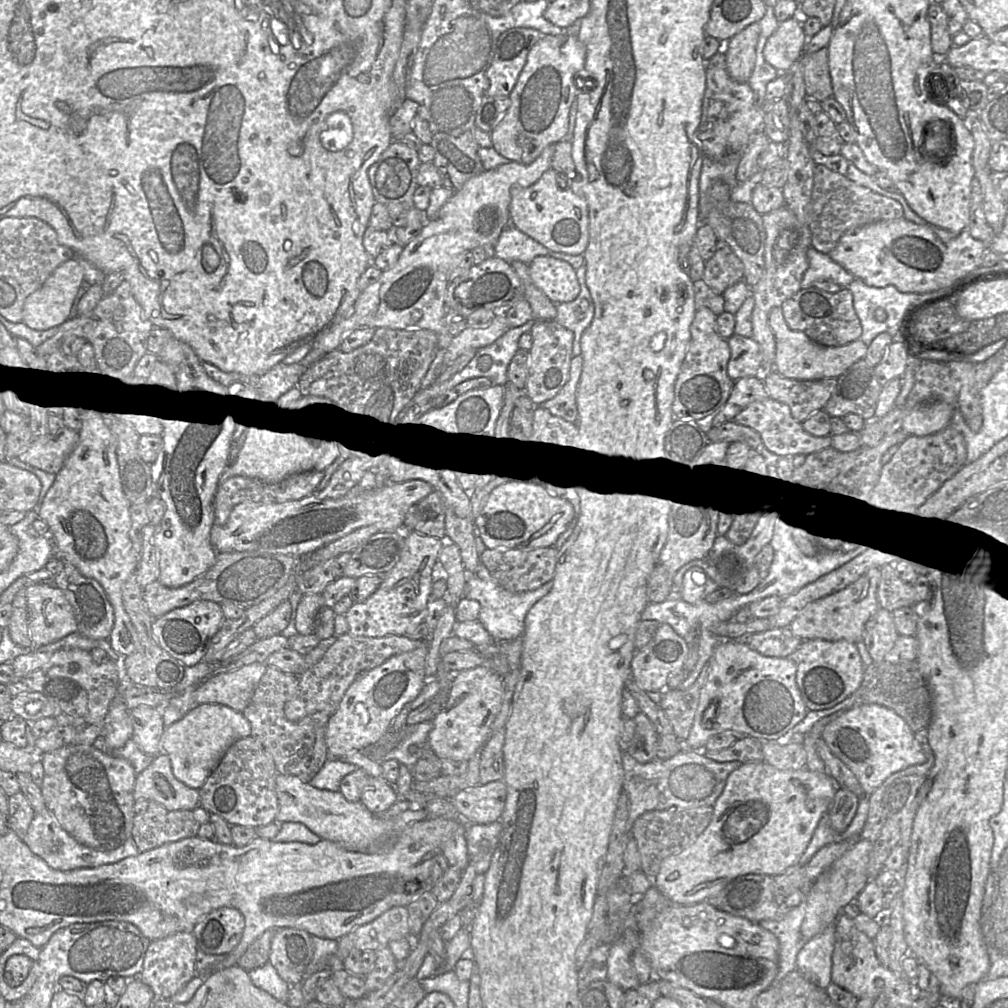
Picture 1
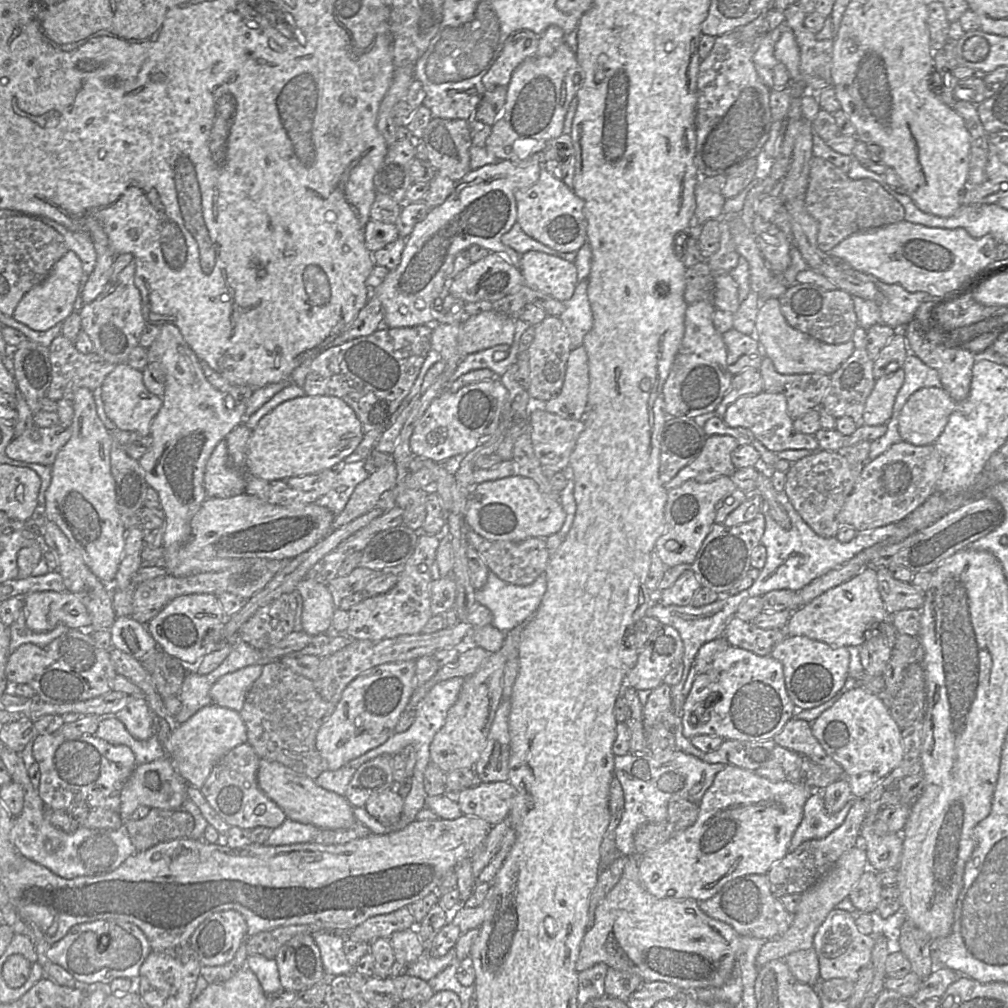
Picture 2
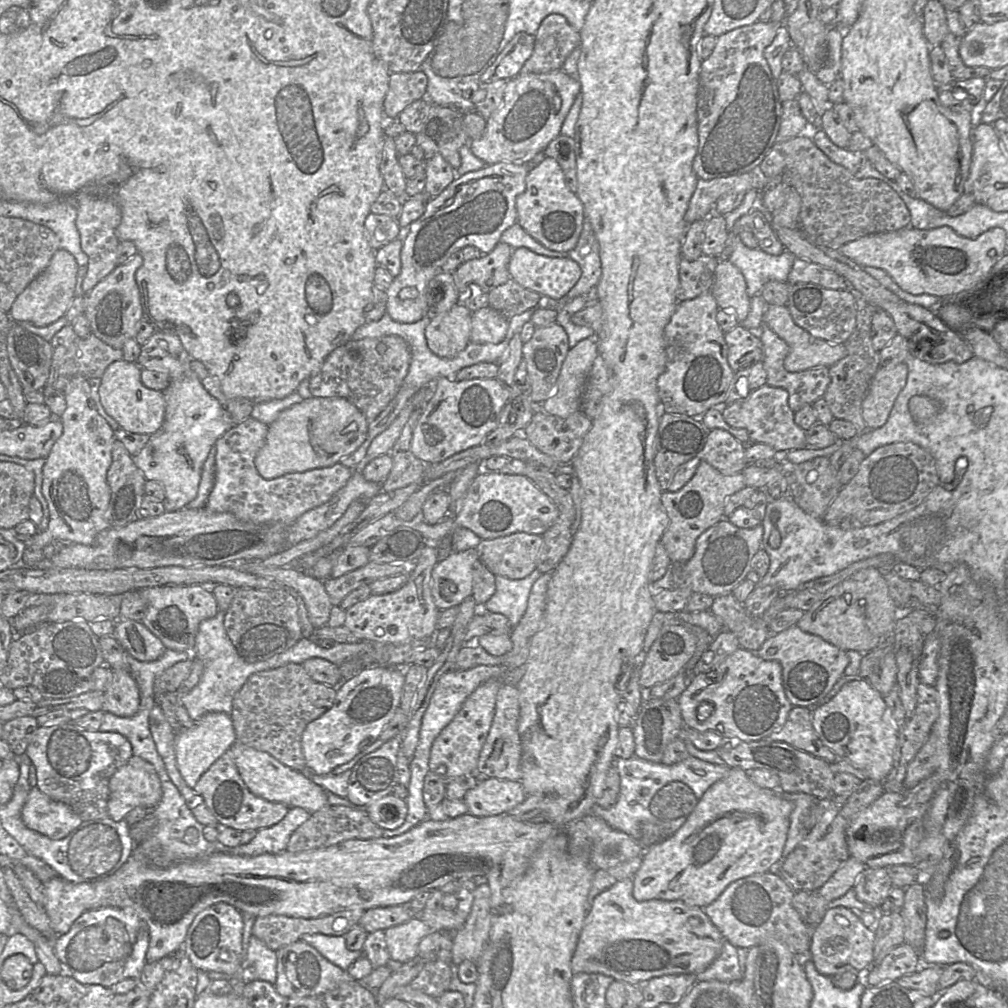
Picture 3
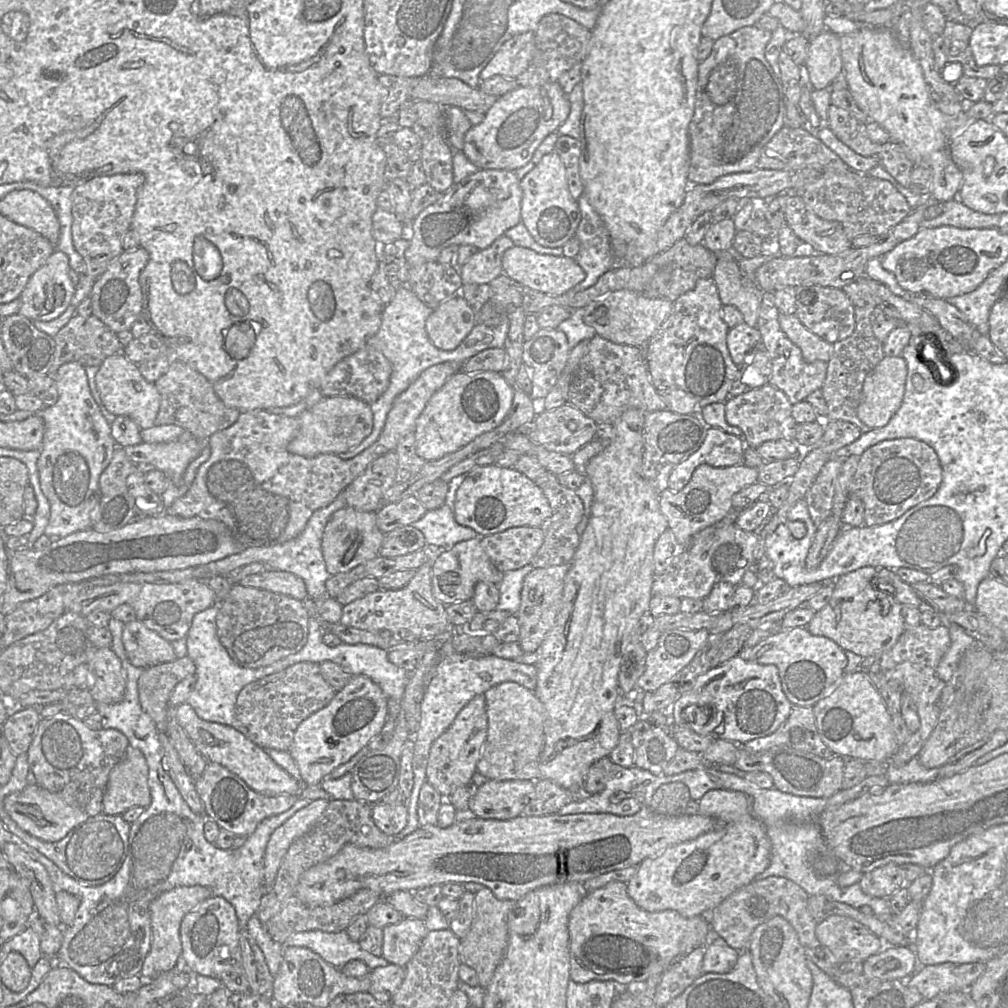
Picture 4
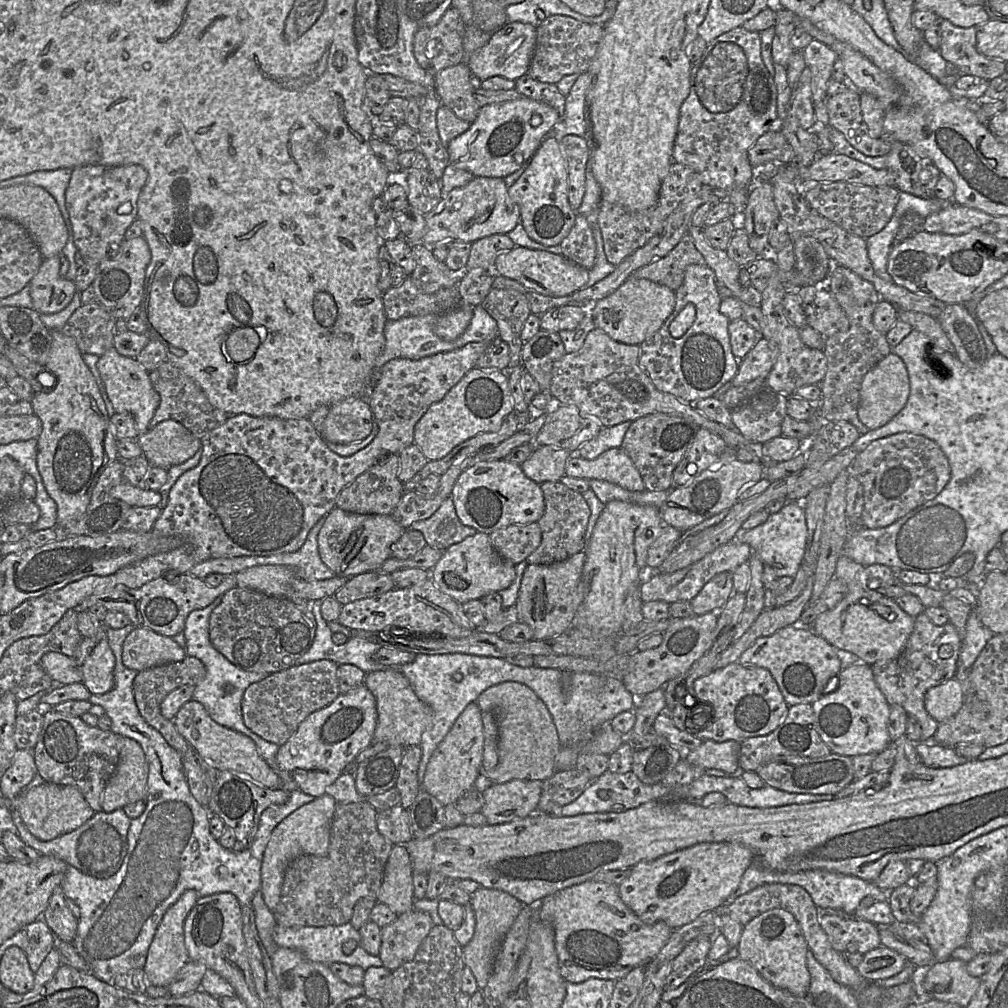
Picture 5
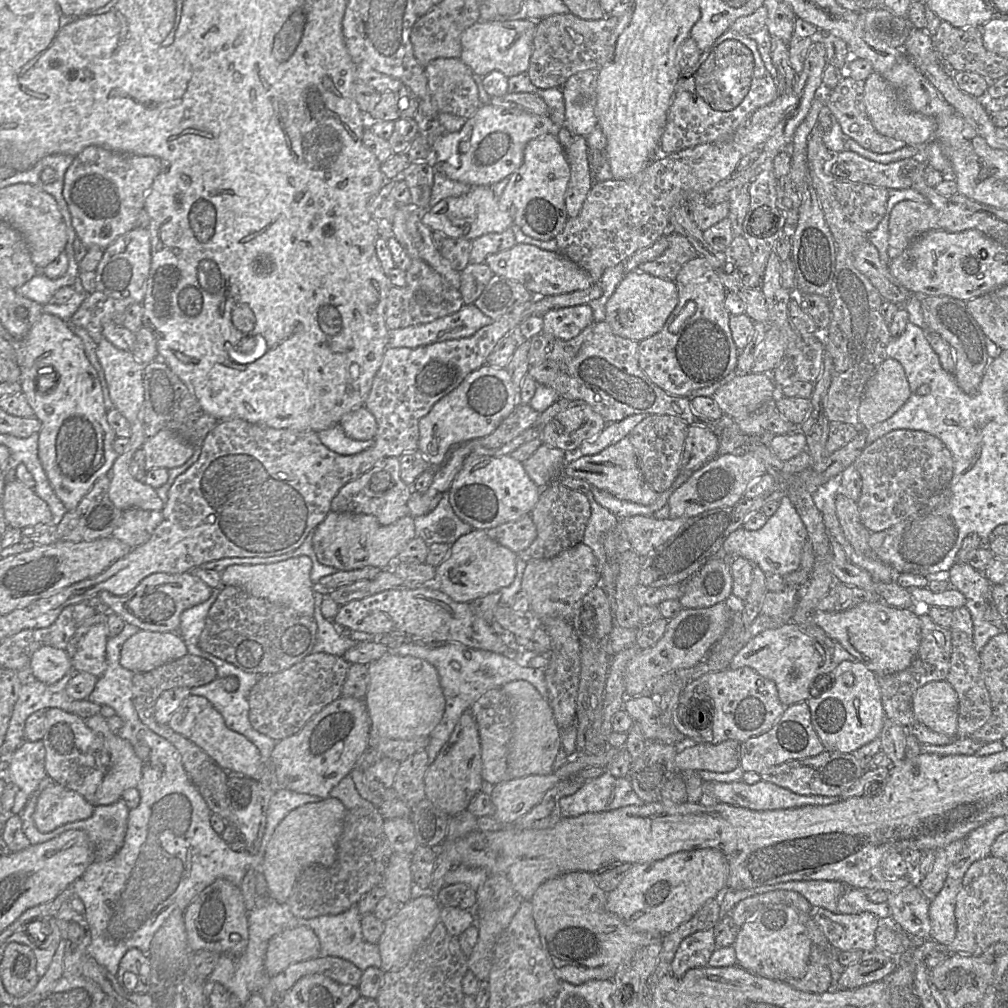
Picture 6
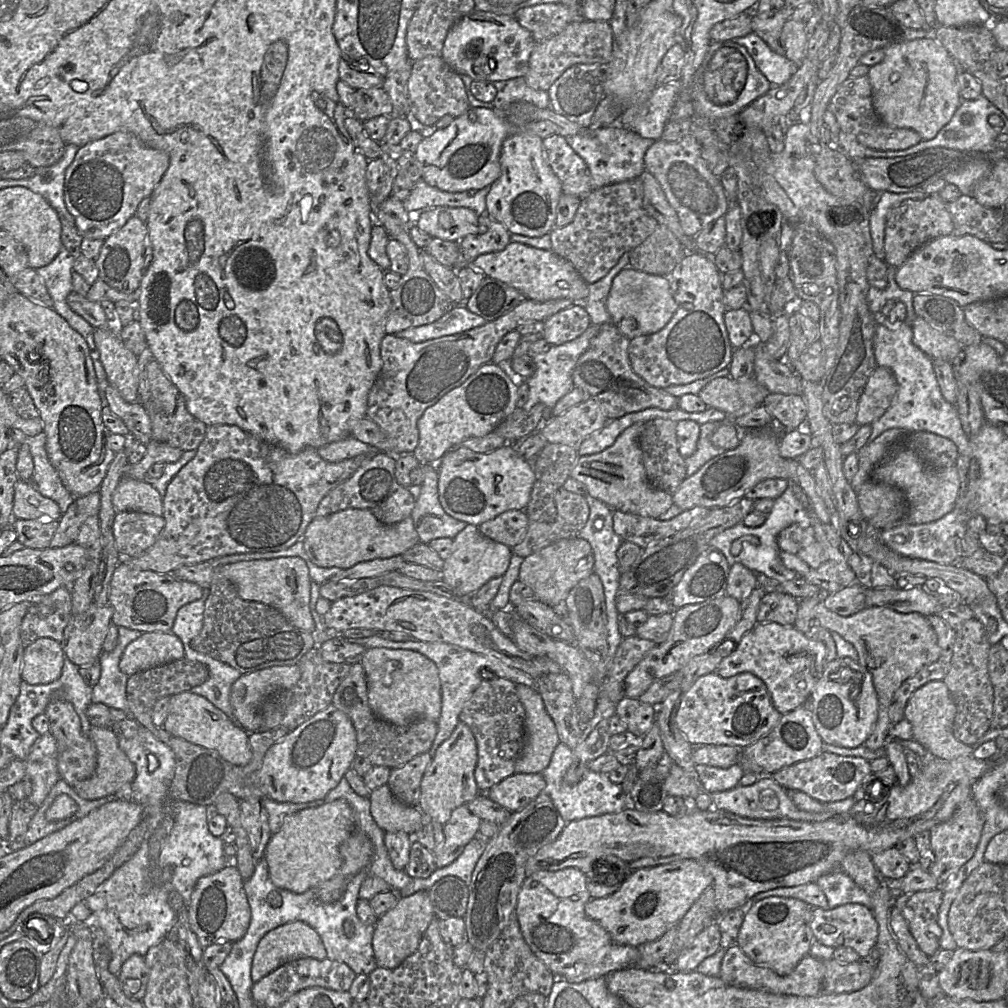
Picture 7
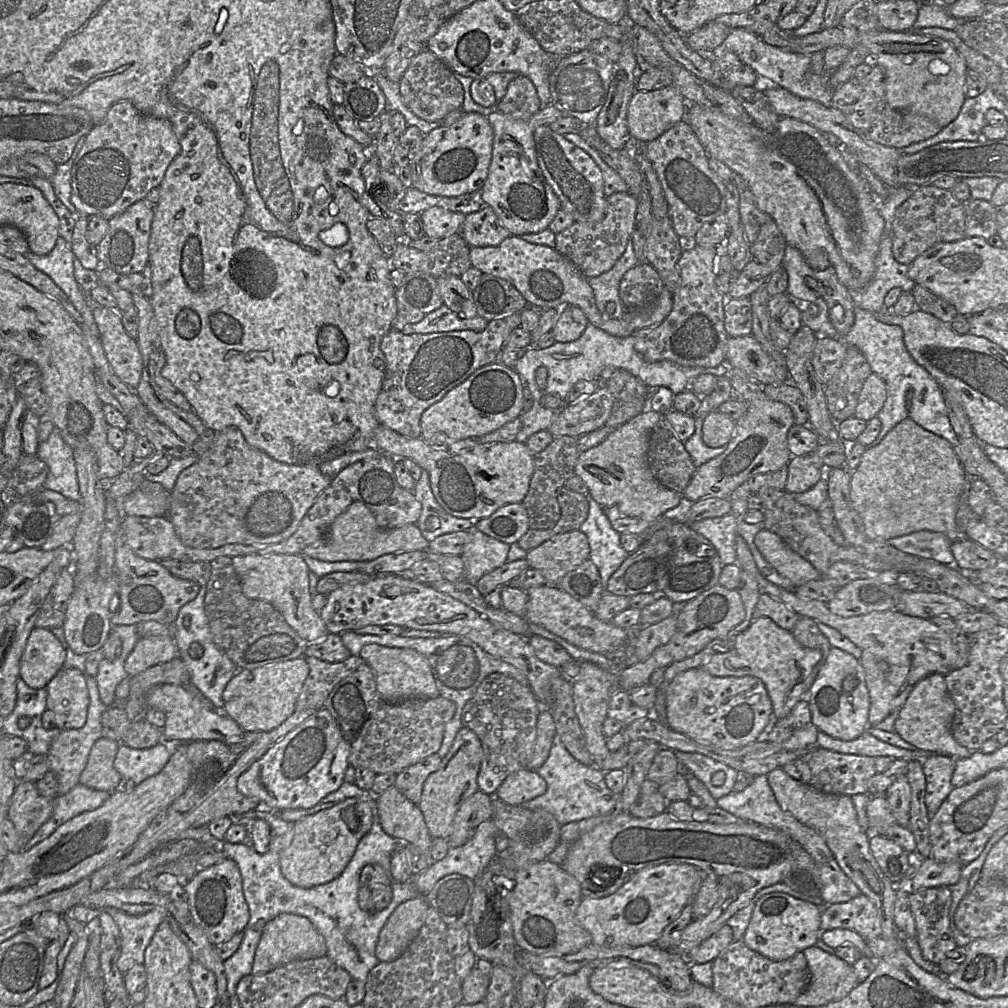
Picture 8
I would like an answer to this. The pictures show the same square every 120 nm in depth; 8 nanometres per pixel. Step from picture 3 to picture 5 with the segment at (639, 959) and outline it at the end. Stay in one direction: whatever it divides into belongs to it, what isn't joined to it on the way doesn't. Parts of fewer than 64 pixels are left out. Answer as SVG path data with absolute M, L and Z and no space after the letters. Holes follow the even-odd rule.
M587 880L548 895L534 906L538 917L551 923L554 928L559 970L565 981L581 983L590 978L620 980L635 967L647 966L669 940L672 928L662 921L644 923L623 902L618 887Z

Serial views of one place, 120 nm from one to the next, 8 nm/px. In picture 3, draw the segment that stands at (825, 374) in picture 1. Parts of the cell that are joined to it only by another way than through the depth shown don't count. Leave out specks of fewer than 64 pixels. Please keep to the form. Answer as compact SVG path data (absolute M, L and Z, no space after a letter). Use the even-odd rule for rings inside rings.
M768 305L763 324L787 343L789 352L784 360L784 368L788 372L817 366L830 367L847 354L844 344L831 344L799 327L786 306Z

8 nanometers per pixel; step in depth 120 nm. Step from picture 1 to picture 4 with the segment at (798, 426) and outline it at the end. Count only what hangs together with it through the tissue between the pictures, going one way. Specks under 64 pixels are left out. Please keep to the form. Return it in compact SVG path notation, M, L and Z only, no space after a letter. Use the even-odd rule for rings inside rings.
M768 383L735 397L728 397L725 402L725 417L728 424L742 430L745 446L756 449L766 441L796 442L796 422L792 417L792 406L783 391Z

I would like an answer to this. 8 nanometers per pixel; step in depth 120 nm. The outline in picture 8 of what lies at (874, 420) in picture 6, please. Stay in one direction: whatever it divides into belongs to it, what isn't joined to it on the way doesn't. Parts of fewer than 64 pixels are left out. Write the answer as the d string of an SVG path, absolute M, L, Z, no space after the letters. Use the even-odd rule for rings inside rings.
M872 372L866 378L861 388L854 417L865 421L876 417L883 407L886 396L886 384L884 380Z

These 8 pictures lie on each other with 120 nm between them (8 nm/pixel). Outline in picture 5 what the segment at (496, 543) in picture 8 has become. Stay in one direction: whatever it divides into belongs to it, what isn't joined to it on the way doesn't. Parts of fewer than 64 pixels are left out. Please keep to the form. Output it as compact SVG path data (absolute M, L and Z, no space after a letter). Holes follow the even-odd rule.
M477 532L444 550L430 577L440 591L463 604L509 587L516 576L515 566L493 548L488 534Z

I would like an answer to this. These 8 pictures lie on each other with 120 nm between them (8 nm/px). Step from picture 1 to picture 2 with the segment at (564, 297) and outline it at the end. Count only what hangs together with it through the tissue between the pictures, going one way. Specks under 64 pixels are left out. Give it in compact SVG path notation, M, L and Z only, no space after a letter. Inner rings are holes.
M544 252L522 254L519 270L528 287L561 302L572 297L578 283L574 263Z

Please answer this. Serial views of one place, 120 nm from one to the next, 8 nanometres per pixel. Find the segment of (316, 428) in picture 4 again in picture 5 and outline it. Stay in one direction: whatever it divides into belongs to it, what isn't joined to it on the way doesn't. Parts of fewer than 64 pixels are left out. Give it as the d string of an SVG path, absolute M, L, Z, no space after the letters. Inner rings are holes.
M351 397L329 406L321 436L330 443L356 443L366 438L372 427L373 413L367 399Z

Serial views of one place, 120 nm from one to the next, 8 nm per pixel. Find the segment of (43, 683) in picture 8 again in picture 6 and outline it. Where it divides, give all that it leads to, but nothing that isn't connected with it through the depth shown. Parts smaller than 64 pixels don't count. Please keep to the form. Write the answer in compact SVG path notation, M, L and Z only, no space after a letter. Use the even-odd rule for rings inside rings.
M43 646L32 655L31 670L37 681L52 685L73 668L66 650Z

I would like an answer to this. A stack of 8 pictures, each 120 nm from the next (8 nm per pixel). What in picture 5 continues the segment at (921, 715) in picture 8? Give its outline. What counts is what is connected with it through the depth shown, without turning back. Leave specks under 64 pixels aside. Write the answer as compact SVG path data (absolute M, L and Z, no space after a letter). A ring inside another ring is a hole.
M952 678L927 690L924 705L929 715L939 724L955 716L964 704L961 683Z

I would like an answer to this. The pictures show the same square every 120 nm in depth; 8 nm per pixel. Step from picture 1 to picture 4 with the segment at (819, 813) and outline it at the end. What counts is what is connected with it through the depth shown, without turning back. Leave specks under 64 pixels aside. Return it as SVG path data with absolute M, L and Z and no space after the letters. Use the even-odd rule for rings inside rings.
M724 789L709 790L699 800L698 813L721 822L719 828L670 846L659 856L644 859L637 867L637 872L626 883L628 895L641 909L648 912L672 909L687 918L705 916L733 892L753 881L770 864L770 839L762 822L753 816L751 800L745 793Z

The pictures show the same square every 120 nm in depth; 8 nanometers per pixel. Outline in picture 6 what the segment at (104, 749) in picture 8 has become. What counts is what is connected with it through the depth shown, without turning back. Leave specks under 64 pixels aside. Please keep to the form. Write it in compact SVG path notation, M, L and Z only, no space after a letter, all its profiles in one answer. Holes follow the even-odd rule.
M101 714L86 719L85 723L103 737L110 753L109 770L98 787L92 804L110 805L120 800L127 789L137 788L142 778L143 762L128 740L122 739L109 729L107 719Z

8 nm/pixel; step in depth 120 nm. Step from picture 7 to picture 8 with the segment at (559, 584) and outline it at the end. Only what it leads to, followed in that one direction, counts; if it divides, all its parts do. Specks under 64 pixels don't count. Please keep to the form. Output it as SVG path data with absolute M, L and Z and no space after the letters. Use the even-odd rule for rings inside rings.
M580 530L560 533L552 536L526 554L528 566L538 570L546 584L555 585L565 574L577 568L590 557L590 548L586 535Z

